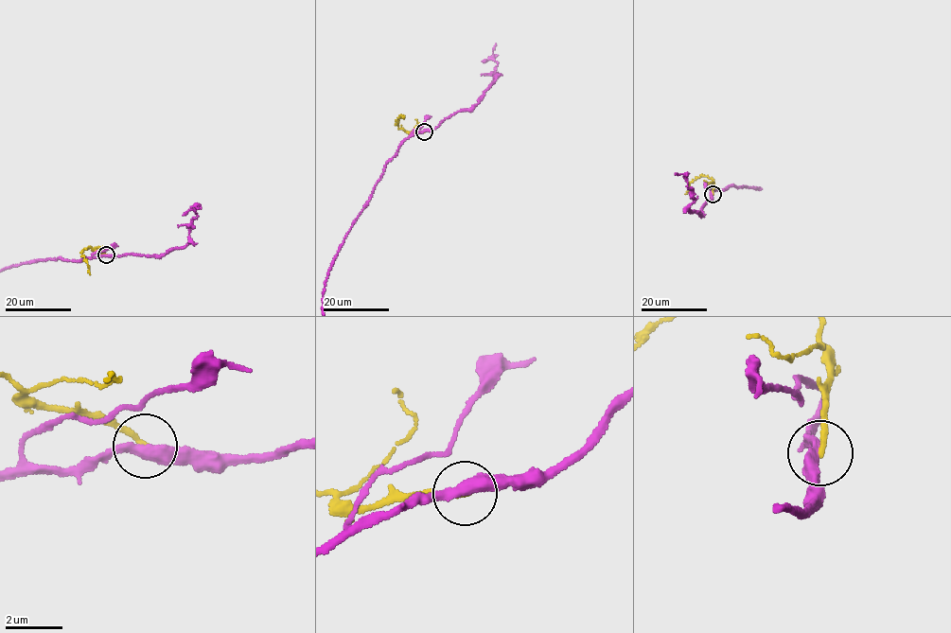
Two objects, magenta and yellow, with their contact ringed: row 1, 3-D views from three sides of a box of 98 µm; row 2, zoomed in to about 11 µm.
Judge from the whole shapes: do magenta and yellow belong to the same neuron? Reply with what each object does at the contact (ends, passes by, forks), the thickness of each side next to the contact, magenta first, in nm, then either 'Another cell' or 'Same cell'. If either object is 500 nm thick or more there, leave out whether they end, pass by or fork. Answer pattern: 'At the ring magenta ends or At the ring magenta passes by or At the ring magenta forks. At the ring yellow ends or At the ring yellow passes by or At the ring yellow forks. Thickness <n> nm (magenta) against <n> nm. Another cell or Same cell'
At the ring magenta passes by. At the ring yellow ends. Thickness 420 nm (magenta) against 200 nm. Another cell

